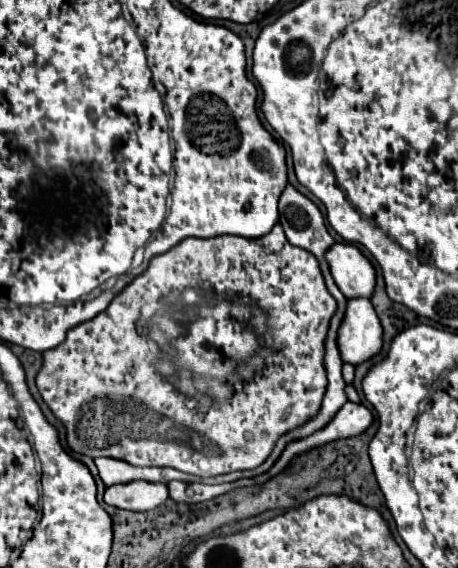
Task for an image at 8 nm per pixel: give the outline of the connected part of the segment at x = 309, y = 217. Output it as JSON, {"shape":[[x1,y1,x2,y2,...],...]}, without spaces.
{"shape":[[287,185,279,199,279,223,283,225,291,245,303,247,313,255,325,255,325,251,335,243,317,205,293,185]]}

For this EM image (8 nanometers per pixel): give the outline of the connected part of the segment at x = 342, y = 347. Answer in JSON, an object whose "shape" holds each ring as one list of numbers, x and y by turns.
{"shape":[[351,299,339,327,339,351,345,363,359,365,383,347,383,327,369,299]]}

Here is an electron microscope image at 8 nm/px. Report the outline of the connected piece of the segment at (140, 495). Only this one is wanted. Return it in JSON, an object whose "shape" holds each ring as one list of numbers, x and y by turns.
{"shape":[[135,481,129,485,115,485,107,487,105,491,105,503,113,505,117,509,129,509,129,511,151,511,163,501,167,501,167,485,159,483,143,483]]}

